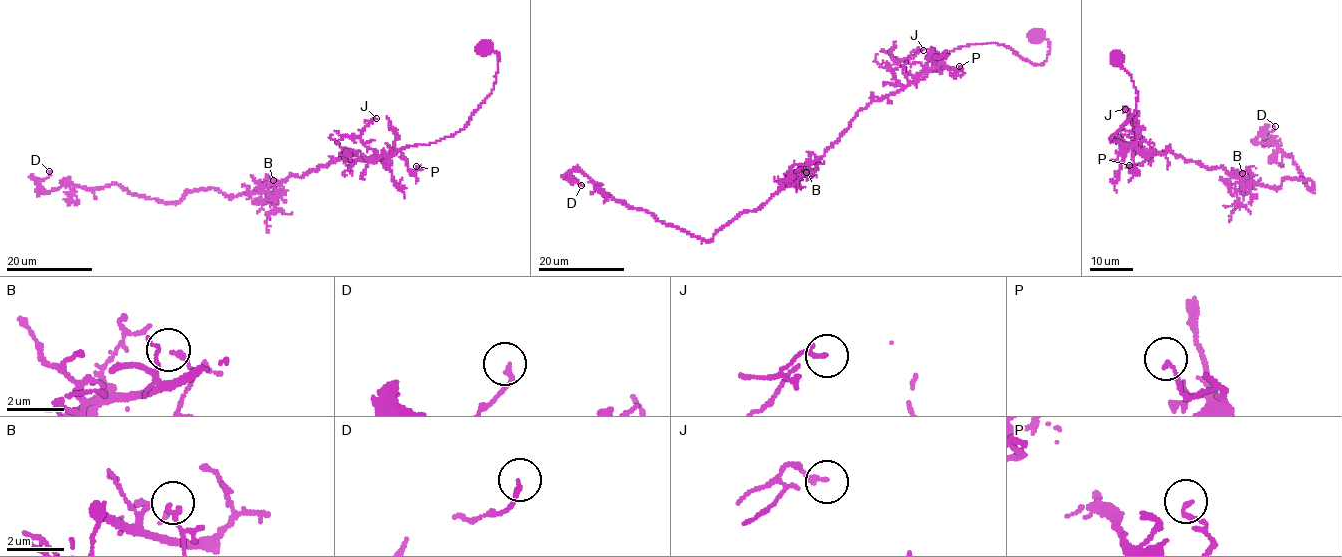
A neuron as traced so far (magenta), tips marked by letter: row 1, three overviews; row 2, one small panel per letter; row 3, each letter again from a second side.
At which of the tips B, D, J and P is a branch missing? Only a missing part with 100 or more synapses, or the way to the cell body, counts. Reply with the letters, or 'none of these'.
none of these

